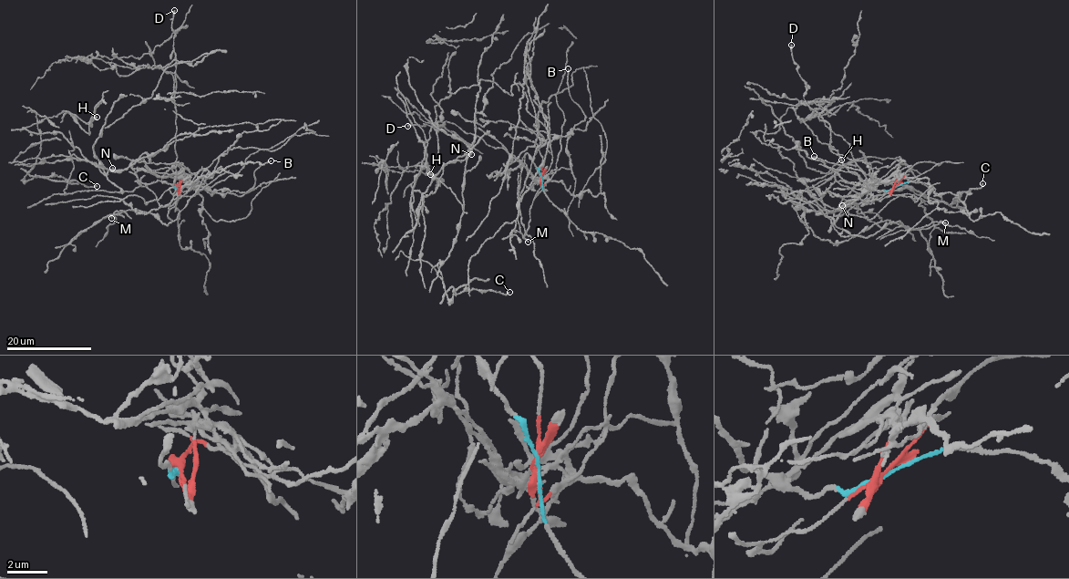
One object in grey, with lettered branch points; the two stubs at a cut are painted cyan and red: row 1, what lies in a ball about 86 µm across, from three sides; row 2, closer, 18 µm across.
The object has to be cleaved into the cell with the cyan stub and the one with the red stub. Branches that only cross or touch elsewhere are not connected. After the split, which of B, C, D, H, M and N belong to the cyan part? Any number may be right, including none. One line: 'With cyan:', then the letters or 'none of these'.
With cyan: D

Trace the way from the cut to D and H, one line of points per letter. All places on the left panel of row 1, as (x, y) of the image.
D: (176, 187), (173, 185), (177, 159), (176, 54), (171, 25), (174, 10)
H: (176, 186), (204, 183), (172, 162), (31, 170), (37, 122), (64, 110), (97, 117)

